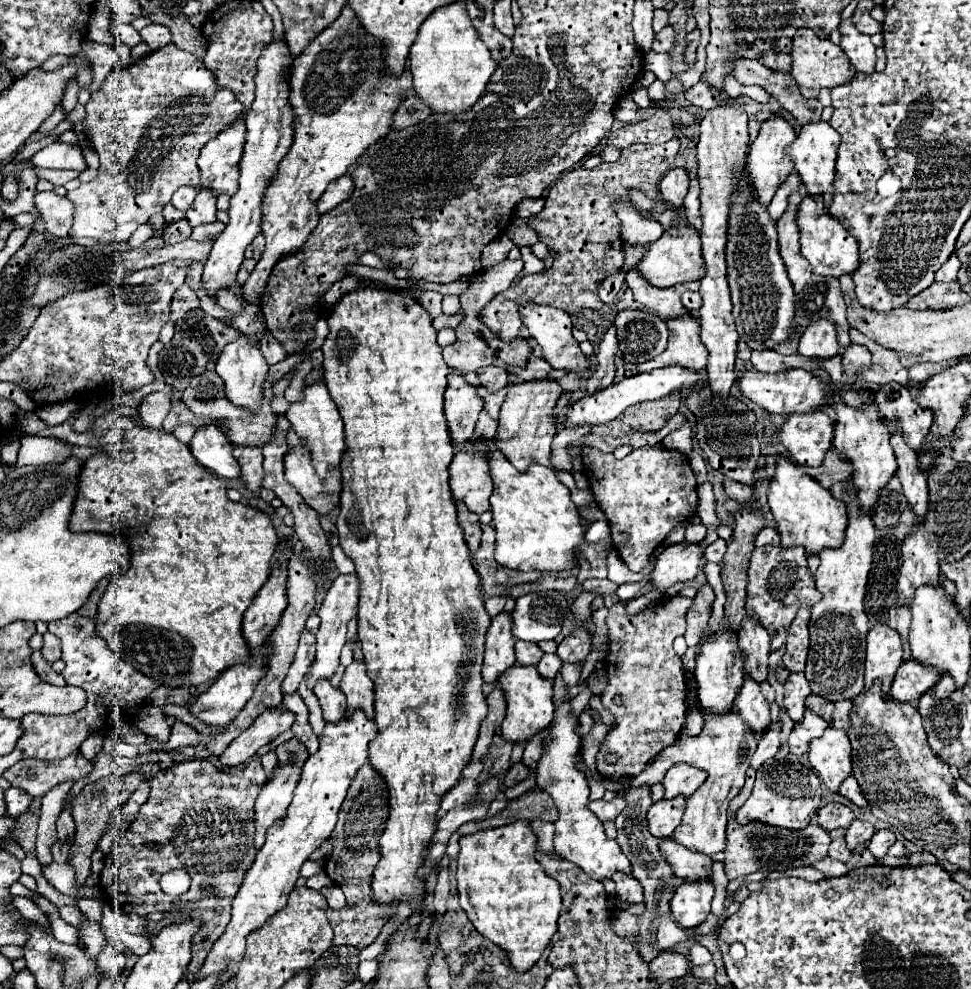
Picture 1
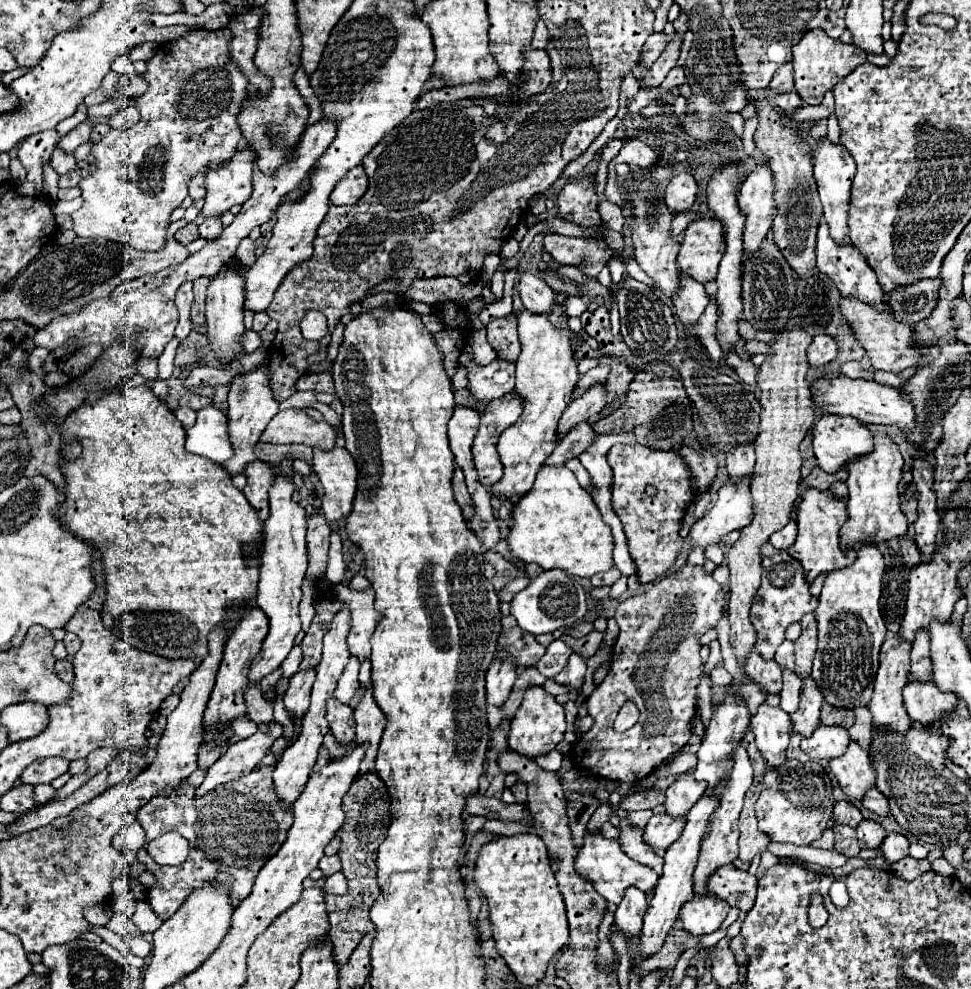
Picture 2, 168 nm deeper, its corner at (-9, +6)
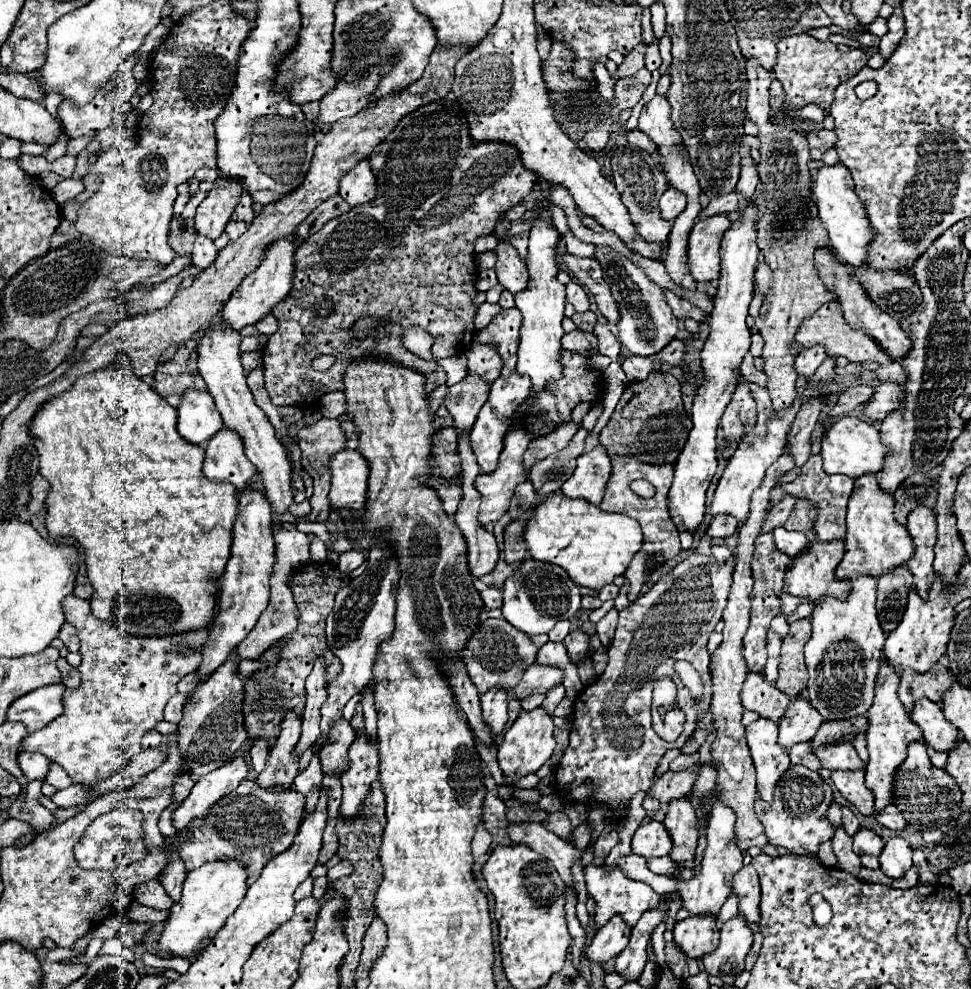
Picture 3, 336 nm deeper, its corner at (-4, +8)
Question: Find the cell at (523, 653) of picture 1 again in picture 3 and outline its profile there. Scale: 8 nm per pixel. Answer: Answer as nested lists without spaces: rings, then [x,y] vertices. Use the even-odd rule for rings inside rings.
[[[503,617],[485,619],[479,625],[479,629],[473,633],[473,637],[467,641],[467,647],[463,653],[467,663],[467,673],[471,681],[477,685],[479,693],[485,693],[491,687],[503,687],[511,691],[519,683],[523,671],[531,663],[535,663],[535,655],[537,655],[537,647],[529,639],[529,635],[521,633],[519,629],[513,629],[513,625],[509,625]]]

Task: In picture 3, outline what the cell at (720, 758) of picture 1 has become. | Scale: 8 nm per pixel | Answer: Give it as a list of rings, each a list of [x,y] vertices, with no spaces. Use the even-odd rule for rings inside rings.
[[[715,803],[709,825],[707,825],[707,847],[703,851],[703,861],[699,867],[699,873],[695,873],[689,881],[679,881],[675,889],[679,889],[683,907],[687,907],[691,913],[713,913],[717,915],[725,899],[731,895],[731,877],[737,873],[737,869],[743,867],[743,851],[735,843],[735,813],[729,809],[729,805]]]

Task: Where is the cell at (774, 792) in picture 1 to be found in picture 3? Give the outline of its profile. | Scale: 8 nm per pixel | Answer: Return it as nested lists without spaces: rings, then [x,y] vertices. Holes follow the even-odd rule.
[[[801,765],[791,767],[791,777],[785,773],[781,781],[777,781],[777,789],[773,791],[773,803],[765,803],[759,795],[755,801],[755,813],[765,827],[765,837],[773,845],[781,845],[797,855],[817,853],[819,845],[833,837],[833,825],[827,821],[827,809],[833,803],[833,791],[823,781],[817,771],[811,771]]]

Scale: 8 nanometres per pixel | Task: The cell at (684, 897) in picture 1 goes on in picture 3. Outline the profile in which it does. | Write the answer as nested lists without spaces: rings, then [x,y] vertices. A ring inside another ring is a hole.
[[[689,915],[683,921],[675,923],[673,941],[685,951],[689,957],[701,959],[711,953],[719,943],[719,929],[715,917],[693,917]]]

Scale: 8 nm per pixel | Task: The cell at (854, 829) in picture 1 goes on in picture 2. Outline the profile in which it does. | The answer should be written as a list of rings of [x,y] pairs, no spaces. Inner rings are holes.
[[[862,821],[856,827],[856,833],[858,833],[858,843],[862,849],[878,849],[886,837],[886,831],[874,821]]]

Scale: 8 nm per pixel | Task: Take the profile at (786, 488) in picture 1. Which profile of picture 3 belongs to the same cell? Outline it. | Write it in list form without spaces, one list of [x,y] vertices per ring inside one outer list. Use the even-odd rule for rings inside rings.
[[[811,539],[809,543],[809,553],[805,553],[805,557],[793,557],[791,567],[787,569],[787,577],[785,577],[785,585],[783,585],[783,593],[791,593],[797,597],[809,597],[815,603],[825,597],[825,595],[833,595],[839,599],[845,599],[849,589],[851,589],[851,581],[849,579],[835,579],[835,567],[839,565],[839,561],[843,559],[843,541],[831,541],[831,543],[821,543],[817,539]]]

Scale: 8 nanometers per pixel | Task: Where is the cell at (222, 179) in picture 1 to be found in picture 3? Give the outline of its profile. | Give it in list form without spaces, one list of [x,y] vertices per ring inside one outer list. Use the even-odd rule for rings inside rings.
[[[225,179],[225,185],[221,185],[219,189],[211,189],[203,203],[197,207],[195,215],[197,233],[217,239],[223,233],[231,213],[235,211],[241,199],[241,191],[243,185],[237,179]]]

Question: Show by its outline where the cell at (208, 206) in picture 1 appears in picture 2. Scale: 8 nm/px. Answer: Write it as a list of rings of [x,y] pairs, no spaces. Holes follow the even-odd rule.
[[[206,219],[206,221],[198,227],[198,231],[200,231],[200,237],[202,237],[202,239],[214,241],[214,239],[218,239],[220,233],[222,233],[222,223],[220,223],[220,219]]]

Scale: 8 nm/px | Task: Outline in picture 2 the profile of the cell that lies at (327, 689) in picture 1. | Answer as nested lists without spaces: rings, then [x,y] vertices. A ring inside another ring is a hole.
[[[330,701],[328,703],[328,711],[326,711],[326,719],[330,723],[330,733],[334,735],[334,739],[340,745],[348,745],[354,741],[354,715],[352,709],[342,705],[340,701]]]

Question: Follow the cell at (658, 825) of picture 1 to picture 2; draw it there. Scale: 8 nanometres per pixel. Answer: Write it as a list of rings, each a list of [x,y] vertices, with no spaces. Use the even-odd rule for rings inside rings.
[[[652,815],[644,827],[644,841],[656,851],[664,853],[682,833],[684,819],[670,819],[670,815]]]

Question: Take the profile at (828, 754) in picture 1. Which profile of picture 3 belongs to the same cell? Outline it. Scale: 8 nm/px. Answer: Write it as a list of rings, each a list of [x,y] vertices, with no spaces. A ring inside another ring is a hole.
[[[833,771],[831,781],[839,789],[839,793],[851,801],[859,813],[871,815],[873,813],[873,793],[865,785],[863,771]]]

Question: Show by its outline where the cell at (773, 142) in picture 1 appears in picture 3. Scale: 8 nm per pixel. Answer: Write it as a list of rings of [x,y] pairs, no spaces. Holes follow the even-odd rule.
[[[753,201],[745,205],[739,217],[731,223],[731,229],[725,231],[721,243],[721,277],[715,295],[715,309],[709,315],[711,333],[701,351],[701,365],[705,371],[705,381],[697,389],[693,401],[693,429],[687,437],[683,451],[675,463],[675,479],[669,489],[669,511],[677,529],[695,531],[705,515],[705,493],[717,469],[717,449],[715,433],[721,421],[725,407],[731,401],[731,395],[737,387],[739,365],[749,351],[749,327],[745,323],[749,303],[753,299],[753,273],[757,267],[759,247],[757,247],[757,215],[759,209]]]

